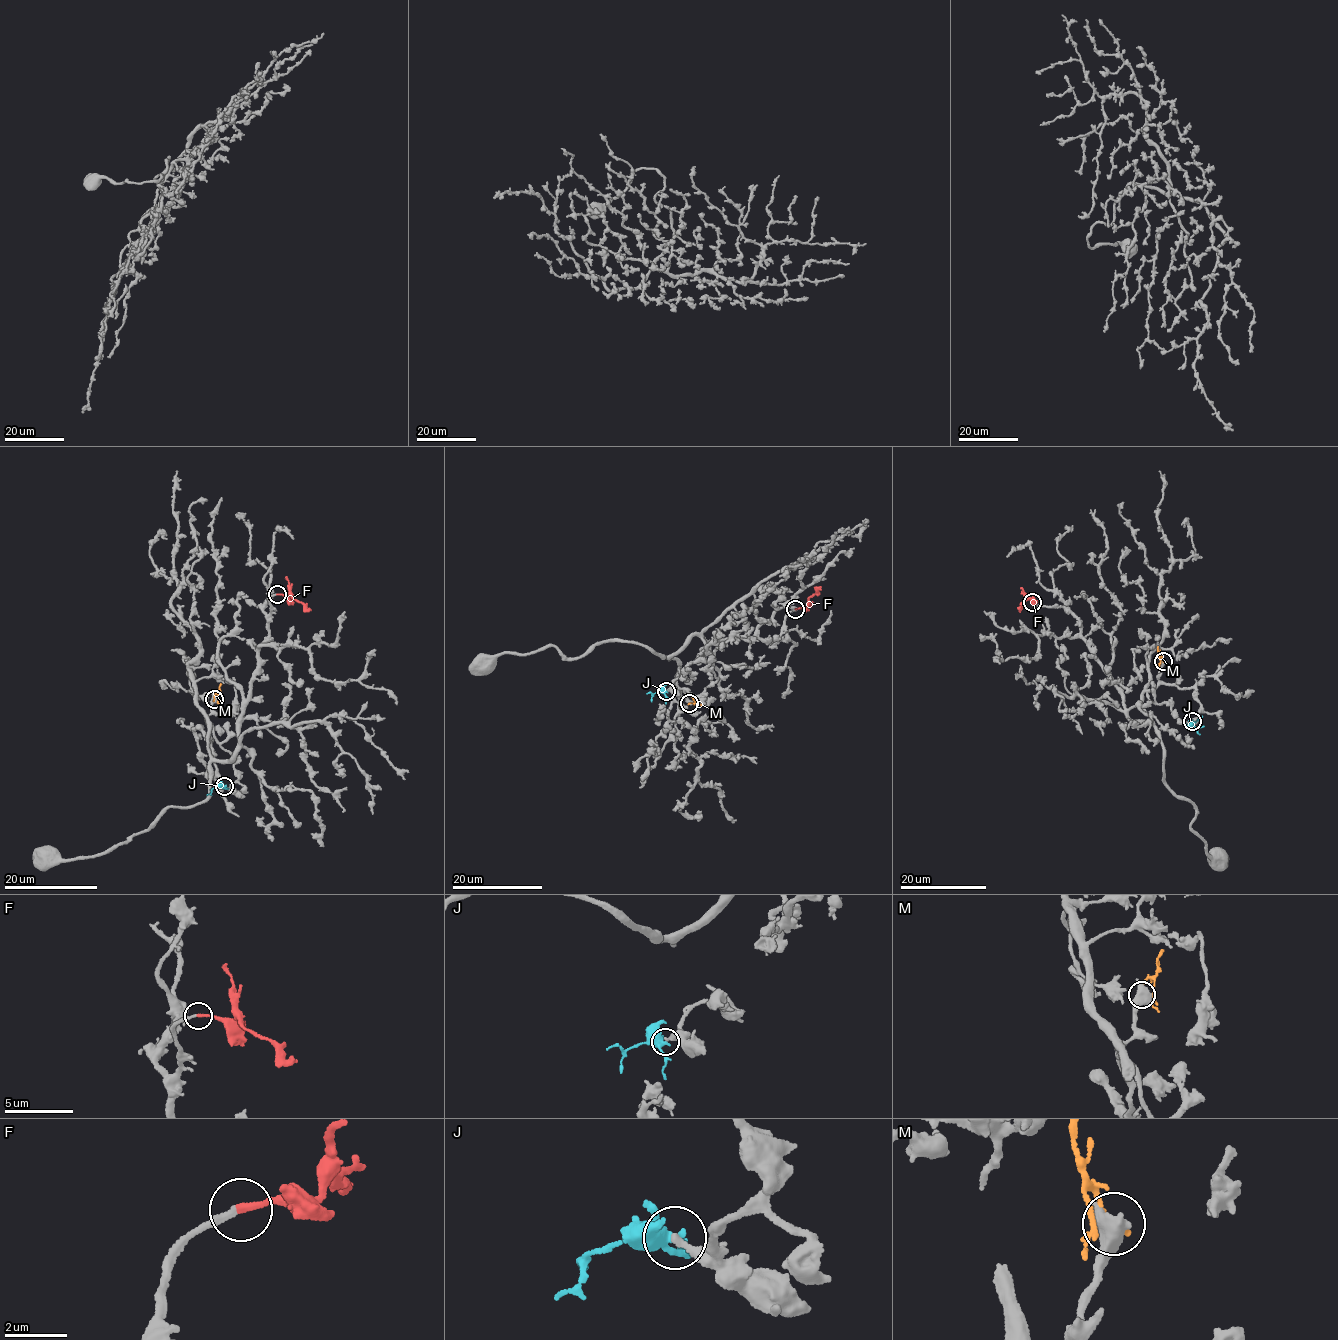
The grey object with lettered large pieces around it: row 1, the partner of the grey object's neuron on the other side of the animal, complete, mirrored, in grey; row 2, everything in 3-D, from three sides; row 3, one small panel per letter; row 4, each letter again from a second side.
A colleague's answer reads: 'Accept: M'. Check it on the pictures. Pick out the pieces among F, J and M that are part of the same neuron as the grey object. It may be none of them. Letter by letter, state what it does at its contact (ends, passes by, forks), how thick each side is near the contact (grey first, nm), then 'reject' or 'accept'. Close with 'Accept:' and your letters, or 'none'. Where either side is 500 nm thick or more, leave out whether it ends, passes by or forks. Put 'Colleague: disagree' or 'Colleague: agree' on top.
Colleague: disagree
F: it ends there; 190 nm thick on the grey side, 200 nm on the other; accept
J: it forks there; 240 nm thick on the grey side, 320 nm on the other; reject
M: 850 nm thick on the grey side, 160 nm on the other; reject
Accept: F

